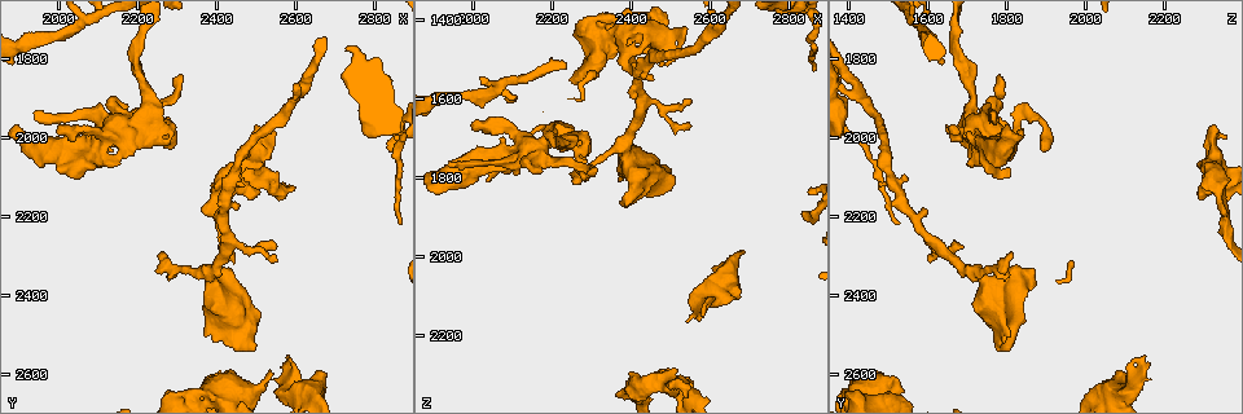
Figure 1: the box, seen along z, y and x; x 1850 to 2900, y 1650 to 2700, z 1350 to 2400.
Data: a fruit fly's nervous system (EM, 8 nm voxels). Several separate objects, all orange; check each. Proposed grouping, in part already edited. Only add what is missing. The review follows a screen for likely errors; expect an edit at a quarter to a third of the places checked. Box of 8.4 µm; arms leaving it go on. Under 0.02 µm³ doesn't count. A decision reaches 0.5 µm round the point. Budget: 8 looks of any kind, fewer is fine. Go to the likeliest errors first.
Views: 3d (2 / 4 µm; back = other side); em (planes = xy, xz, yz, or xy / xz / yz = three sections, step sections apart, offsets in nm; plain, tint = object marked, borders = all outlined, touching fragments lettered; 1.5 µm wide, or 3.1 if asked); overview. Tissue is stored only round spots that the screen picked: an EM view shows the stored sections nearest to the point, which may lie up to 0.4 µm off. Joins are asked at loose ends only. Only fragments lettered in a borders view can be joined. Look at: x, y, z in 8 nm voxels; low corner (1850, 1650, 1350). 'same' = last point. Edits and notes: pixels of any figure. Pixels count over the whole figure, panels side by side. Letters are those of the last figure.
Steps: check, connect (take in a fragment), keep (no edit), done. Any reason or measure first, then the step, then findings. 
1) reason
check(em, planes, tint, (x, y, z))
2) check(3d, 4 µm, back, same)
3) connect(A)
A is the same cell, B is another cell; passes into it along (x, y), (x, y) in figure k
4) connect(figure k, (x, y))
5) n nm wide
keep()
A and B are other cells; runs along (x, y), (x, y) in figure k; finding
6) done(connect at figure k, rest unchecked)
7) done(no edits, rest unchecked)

free end
check(3d, 2 µm, (2585, 2560, 2145))

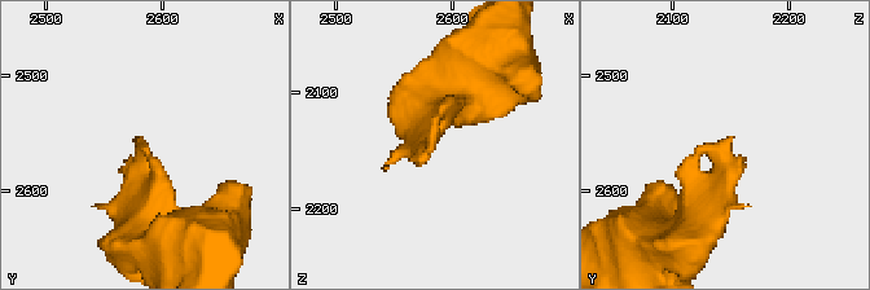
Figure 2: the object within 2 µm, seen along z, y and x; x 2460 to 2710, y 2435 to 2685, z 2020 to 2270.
need the tissue
check(em, yz, step 4, borders, (2578, 2552, 2152))

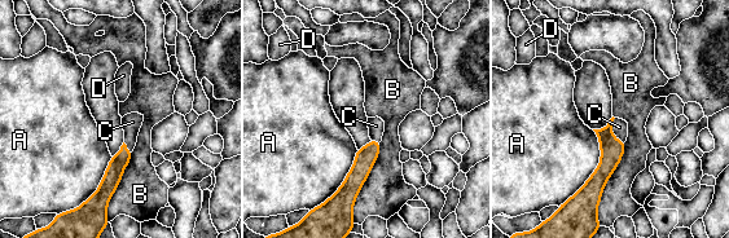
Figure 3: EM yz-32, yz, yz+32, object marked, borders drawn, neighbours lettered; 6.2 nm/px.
connect(C)
C is the same cell, A, B and D are other cells; passes into it along (611, 150), (611, 132), (619, 127) in figure 3; the neuron continues

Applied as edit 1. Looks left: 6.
redraw
check(overview)

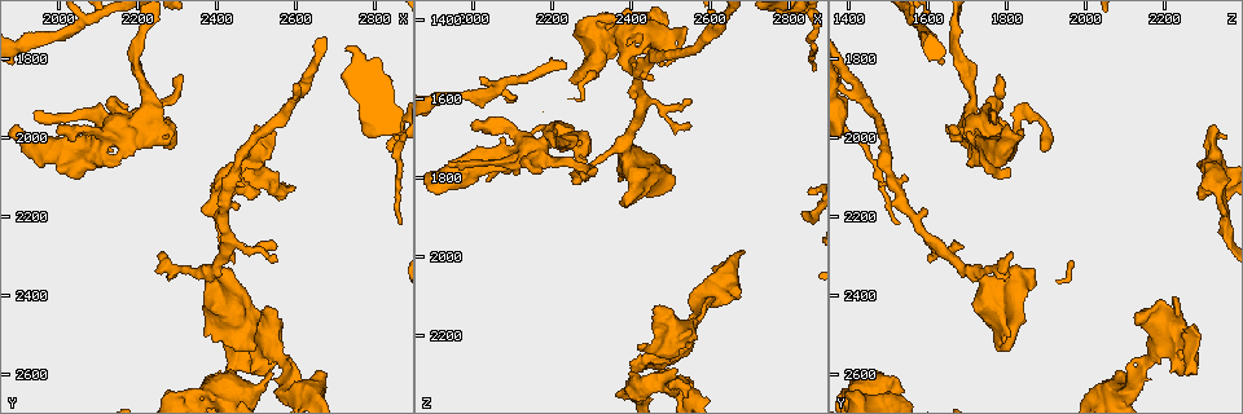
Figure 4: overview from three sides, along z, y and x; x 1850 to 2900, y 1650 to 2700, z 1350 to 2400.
an open end
check(em, xy, step 4, borders, (2285, 1995, 1675))

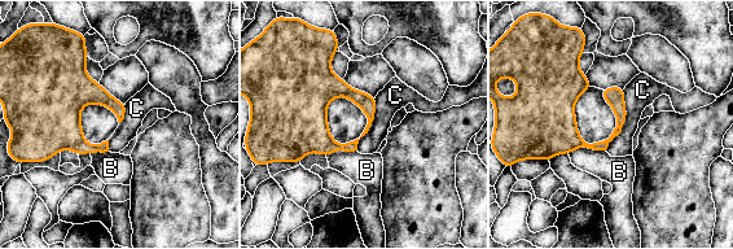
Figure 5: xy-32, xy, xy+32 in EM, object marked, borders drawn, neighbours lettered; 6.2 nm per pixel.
keep()
B and C are other cells; border along (624, 88), (626, 123), (605, 149) in figure 5; no lettered fragment goes on from it

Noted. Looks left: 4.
branch stops here
check(3d, 4 µm, (2005, 1970, 1660))

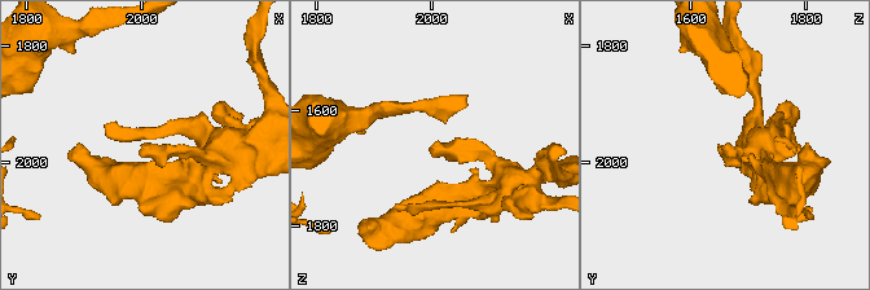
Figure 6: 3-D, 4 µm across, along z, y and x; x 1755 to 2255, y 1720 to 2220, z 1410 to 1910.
need the tissue
check(em, planes, borders, (2010, 1960, 1665))

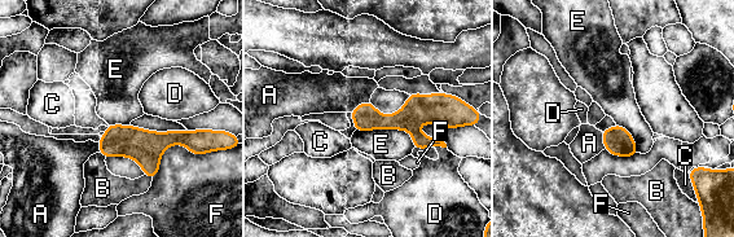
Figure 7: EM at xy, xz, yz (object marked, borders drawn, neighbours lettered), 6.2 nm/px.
keep()
A, B, C, D, E and F are other cells; border along (355, 130), (405, 130), (414, 146) in figure 7; no lettered fragment goes on from it

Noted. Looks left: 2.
done(connect at figure 3, rest unchecked)

